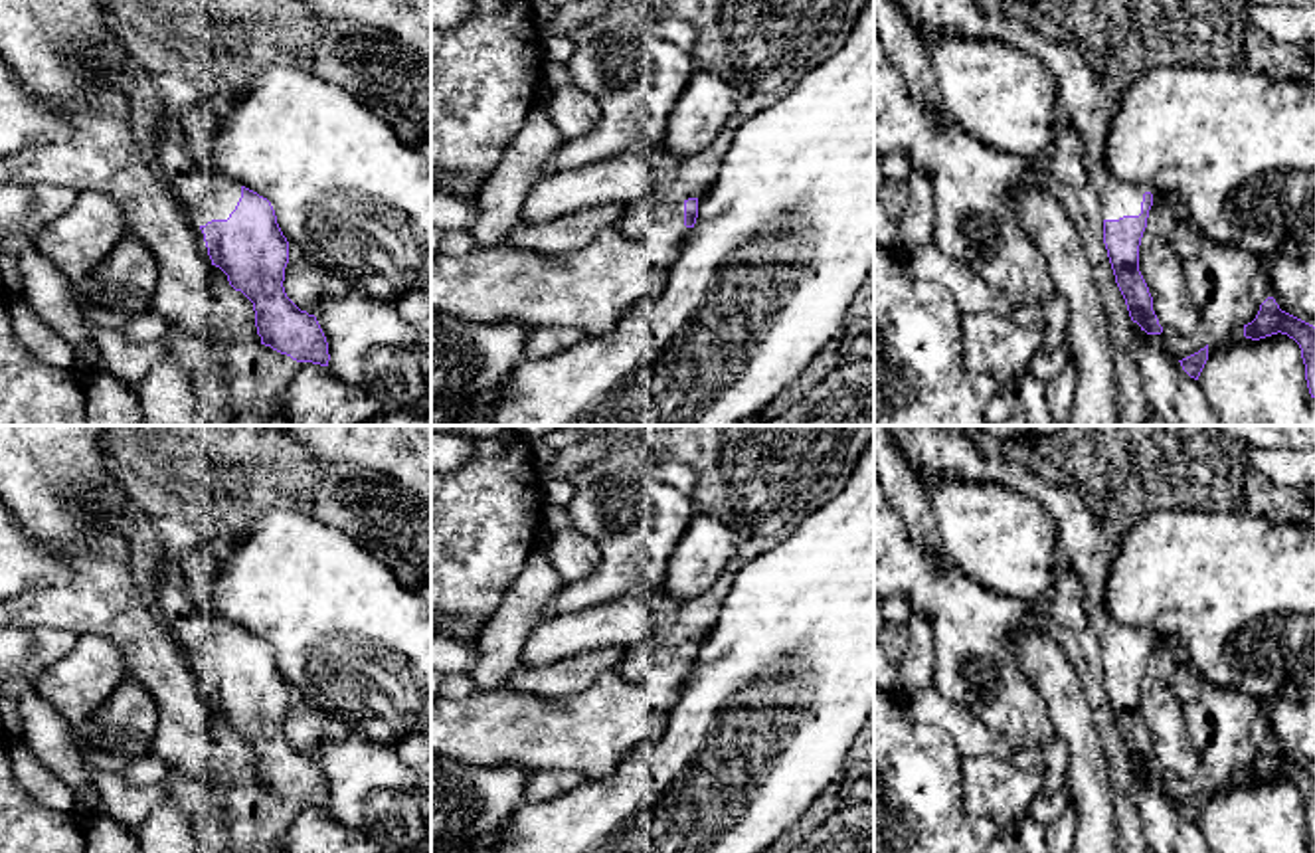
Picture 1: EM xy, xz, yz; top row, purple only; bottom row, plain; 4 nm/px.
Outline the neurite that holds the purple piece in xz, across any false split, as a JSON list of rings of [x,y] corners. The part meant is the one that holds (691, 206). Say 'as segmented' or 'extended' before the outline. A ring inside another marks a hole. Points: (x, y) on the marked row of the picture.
extended | [[[688,198],[674,204],[641,200],[623,208],[617,228],[627,237],[666,255],[678,249],[684,236],[694,228],[696,218],[698,198]]]

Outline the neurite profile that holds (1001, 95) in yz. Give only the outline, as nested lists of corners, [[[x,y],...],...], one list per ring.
[[[959,34],[931,38],[927,42],[927,55],[937,77],[943,111],[961,131],[989,148],[1020,156],[1028,162],[1048,150],[1056,137],[1056,127],[1066,119],[1056,115],[1058,83],[1044,61],[995,38],[965,38]]]

